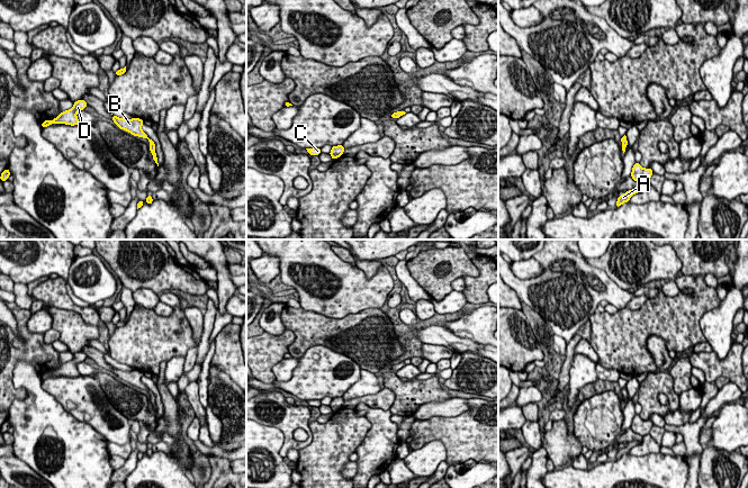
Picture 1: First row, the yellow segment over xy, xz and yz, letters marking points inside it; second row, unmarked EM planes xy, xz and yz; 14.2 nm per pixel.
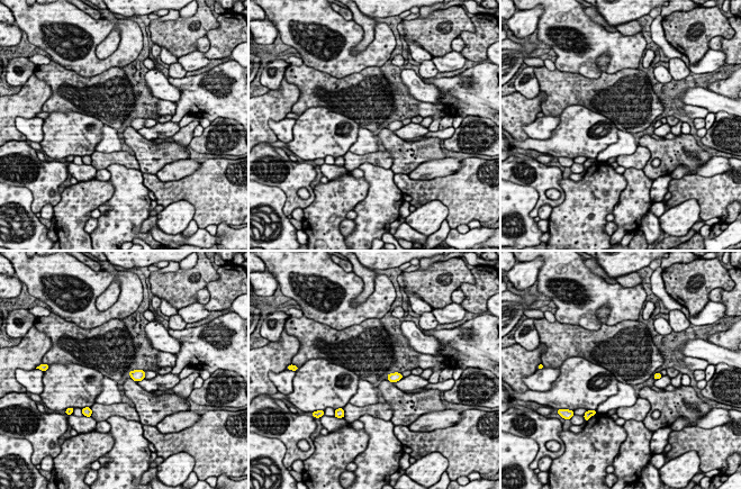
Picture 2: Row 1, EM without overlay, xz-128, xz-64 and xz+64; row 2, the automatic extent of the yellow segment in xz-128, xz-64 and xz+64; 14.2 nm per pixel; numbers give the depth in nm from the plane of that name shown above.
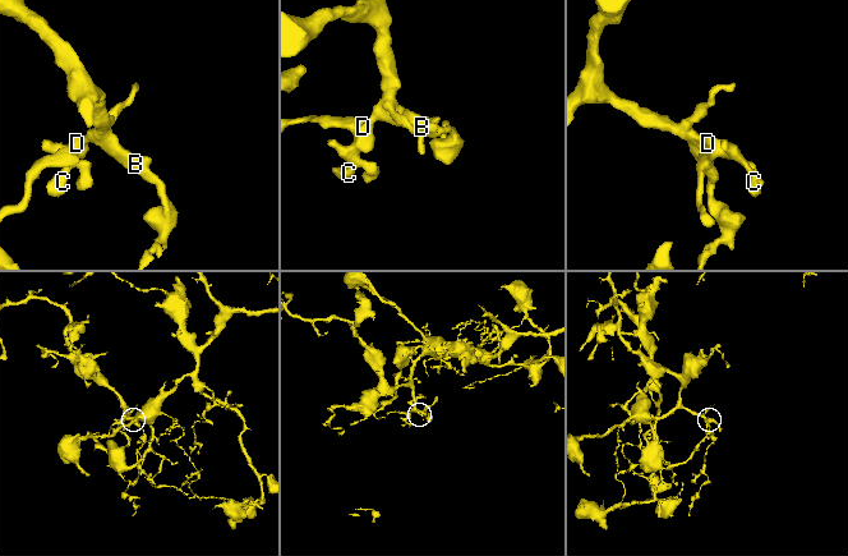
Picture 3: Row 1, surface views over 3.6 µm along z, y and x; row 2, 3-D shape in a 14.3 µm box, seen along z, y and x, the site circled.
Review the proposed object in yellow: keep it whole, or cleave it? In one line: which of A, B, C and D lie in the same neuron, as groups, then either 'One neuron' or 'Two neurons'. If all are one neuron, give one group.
Groups: A / B C D. Two neurons

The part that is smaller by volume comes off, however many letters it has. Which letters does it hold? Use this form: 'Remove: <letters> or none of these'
Remove: A

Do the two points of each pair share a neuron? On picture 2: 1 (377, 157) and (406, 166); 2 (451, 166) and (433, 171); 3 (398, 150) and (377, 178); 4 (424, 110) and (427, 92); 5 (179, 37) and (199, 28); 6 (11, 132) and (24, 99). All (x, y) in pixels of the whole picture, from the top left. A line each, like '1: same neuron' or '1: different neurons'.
1: different neurons
2: same neuron
3: different neurons
4: different neurons
5: same neuron
6: same neuron

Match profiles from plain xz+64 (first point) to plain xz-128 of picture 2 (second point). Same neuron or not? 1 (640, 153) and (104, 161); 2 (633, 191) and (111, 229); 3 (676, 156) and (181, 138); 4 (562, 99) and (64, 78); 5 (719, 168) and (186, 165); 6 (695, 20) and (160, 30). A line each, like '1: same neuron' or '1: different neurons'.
1: same neuron
2: same neuron
3: different neurons
4: same neuron
5: same neuron
6: same neuron

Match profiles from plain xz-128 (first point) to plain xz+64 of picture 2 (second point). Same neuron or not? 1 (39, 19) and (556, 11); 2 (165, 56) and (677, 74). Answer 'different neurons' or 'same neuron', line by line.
1: same neuron
2: different neurons

